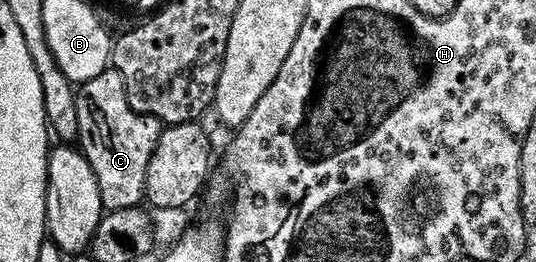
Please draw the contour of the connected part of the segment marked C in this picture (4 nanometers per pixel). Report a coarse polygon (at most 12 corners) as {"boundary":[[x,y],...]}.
{"boundary":[[111,68],[76,90],[105,211],[145,201],[162,124]]}

